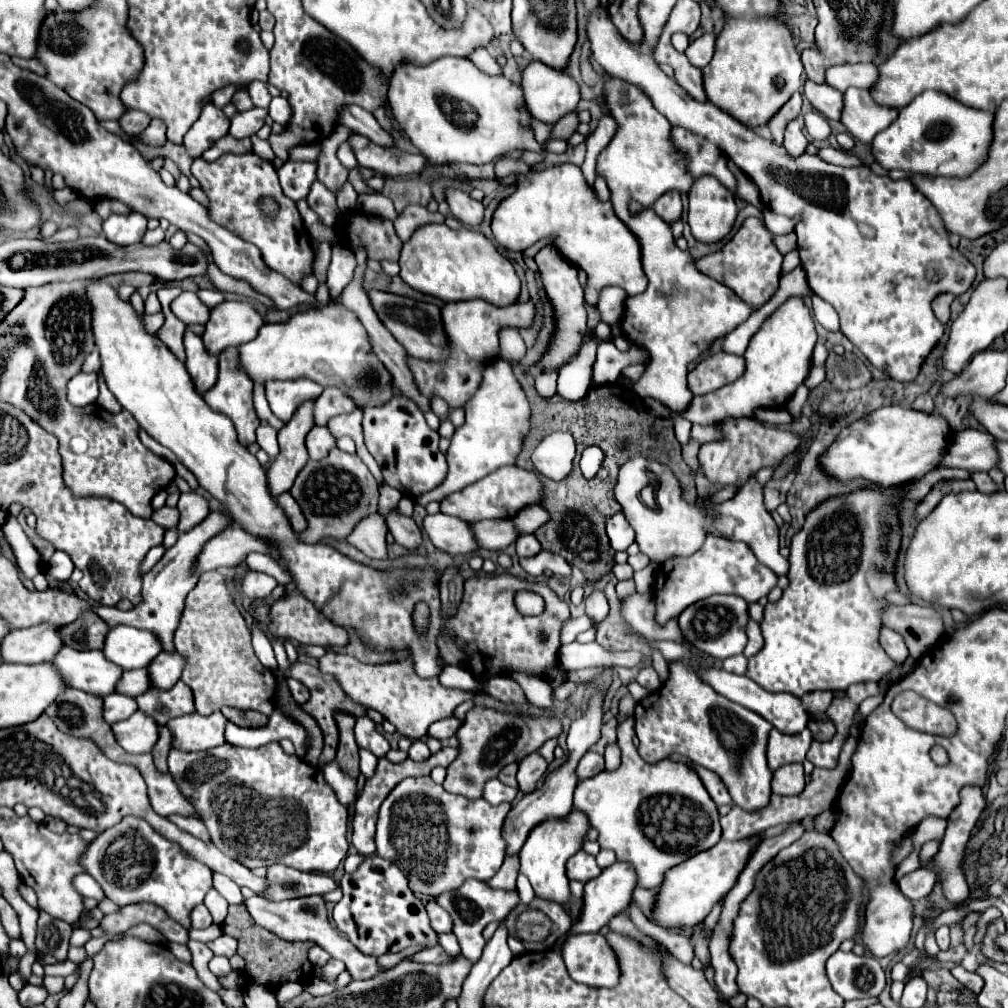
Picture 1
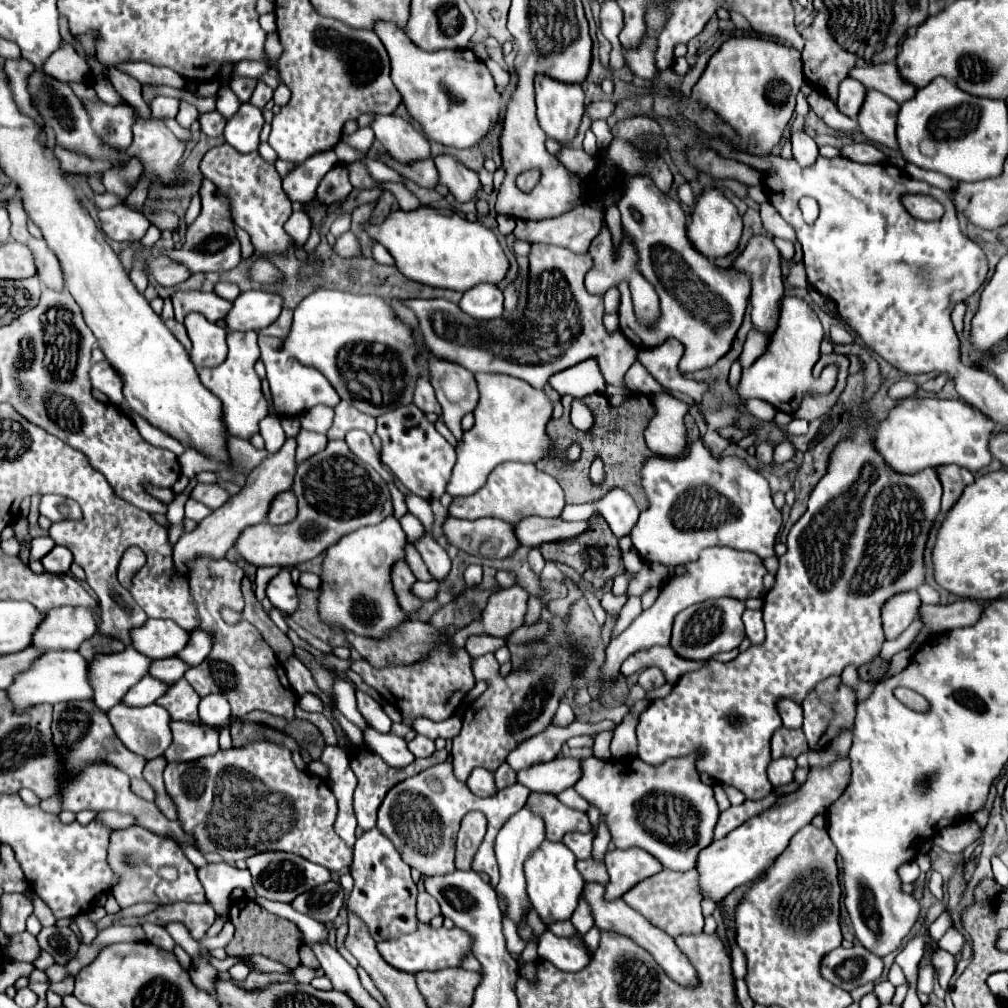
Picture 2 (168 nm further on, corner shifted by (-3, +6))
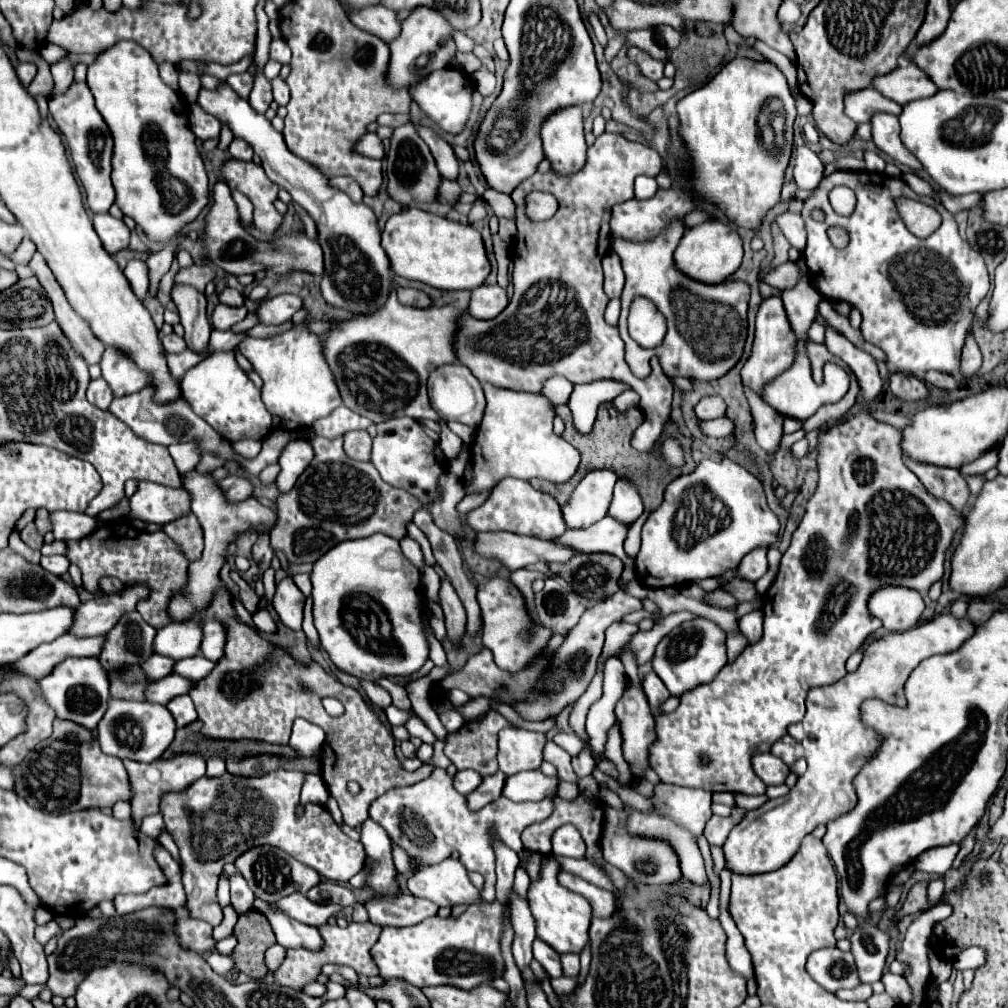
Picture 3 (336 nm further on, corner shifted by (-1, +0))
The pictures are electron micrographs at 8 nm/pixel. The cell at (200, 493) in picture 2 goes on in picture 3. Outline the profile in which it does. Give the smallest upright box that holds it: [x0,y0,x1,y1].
[219,476,253,502]

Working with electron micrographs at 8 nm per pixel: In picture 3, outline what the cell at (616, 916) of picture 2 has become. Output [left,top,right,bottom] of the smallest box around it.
[559,872,615,918]

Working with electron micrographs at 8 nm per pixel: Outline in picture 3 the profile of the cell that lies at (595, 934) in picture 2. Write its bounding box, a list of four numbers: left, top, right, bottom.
[551,976,577,996]

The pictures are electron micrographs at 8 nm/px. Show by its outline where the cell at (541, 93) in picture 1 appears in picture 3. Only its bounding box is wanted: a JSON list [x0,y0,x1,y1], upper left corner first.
[541,106,587,174]

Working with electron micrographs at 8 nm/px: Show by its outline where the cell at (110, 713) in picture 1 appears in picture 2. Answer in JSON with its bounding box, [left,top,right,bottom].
[121,676,167,706]

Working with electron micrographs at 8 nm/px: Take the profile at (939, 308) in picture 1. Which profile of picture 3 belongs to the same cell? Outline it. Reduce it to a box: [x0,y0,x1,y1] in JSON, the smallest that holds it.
[961,334,983,380]

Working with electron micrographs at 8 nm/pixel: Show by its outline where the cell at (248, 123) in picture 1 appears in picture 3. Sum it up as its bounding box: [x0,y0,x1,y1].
[229,138,253,160]

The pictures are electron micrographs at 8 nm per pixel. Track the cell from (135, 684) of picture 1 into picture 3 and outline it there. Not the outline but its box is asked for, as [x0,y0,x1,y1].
[175,654,215,680]

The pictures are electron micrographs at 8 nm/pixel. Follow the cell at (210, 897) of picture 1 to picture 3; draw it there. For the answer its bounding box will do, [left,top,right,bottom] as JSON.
[157,830,179,862]

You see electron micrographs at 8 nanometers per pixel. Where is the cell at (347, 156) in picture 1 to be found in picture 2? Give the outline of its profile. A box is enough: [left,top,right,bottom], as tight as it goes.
[341,126,373,152]

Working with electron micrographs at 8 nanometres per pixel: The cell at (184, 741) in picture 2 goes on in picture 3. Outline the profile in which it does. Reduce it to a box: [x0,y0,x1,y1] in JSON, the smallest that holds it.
[123,754,205,828]

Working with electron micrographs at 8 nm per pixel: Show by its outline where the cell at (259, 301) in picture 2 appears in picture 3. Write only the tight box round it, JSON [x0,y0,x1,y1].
[257,294,303,324]

